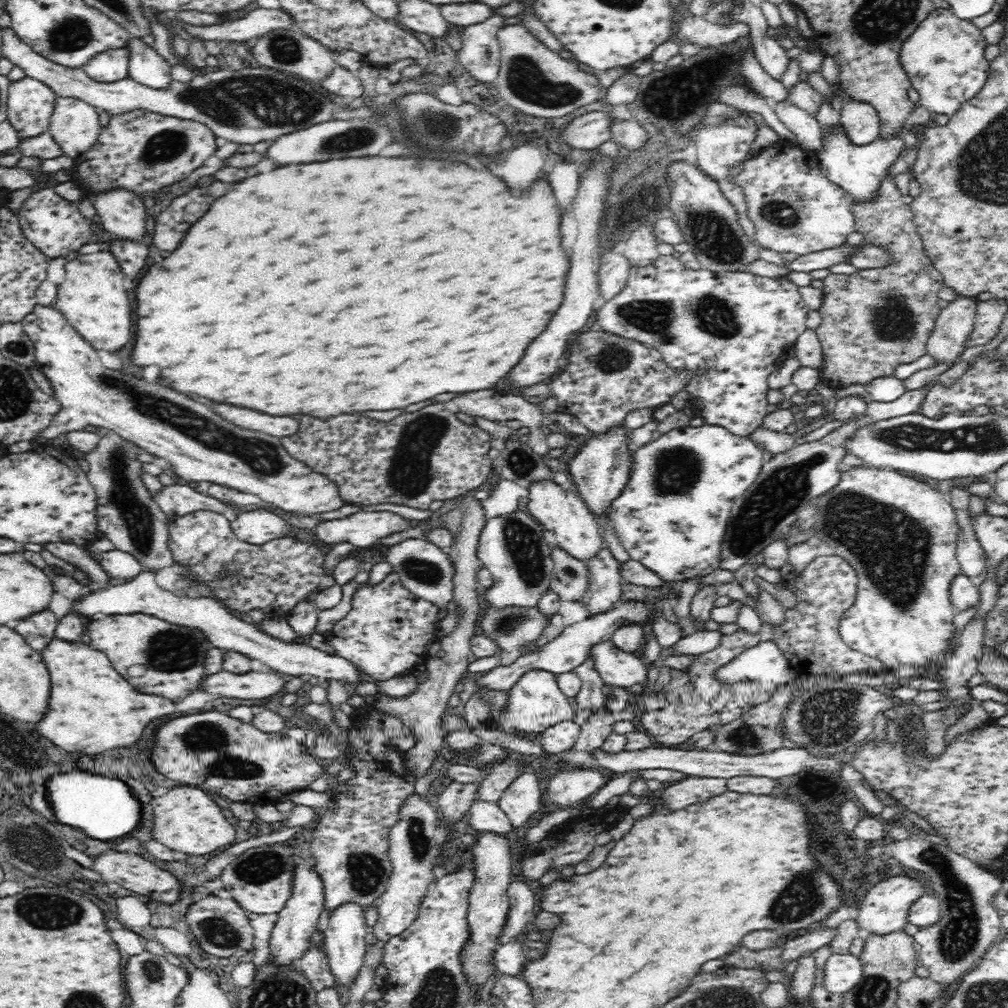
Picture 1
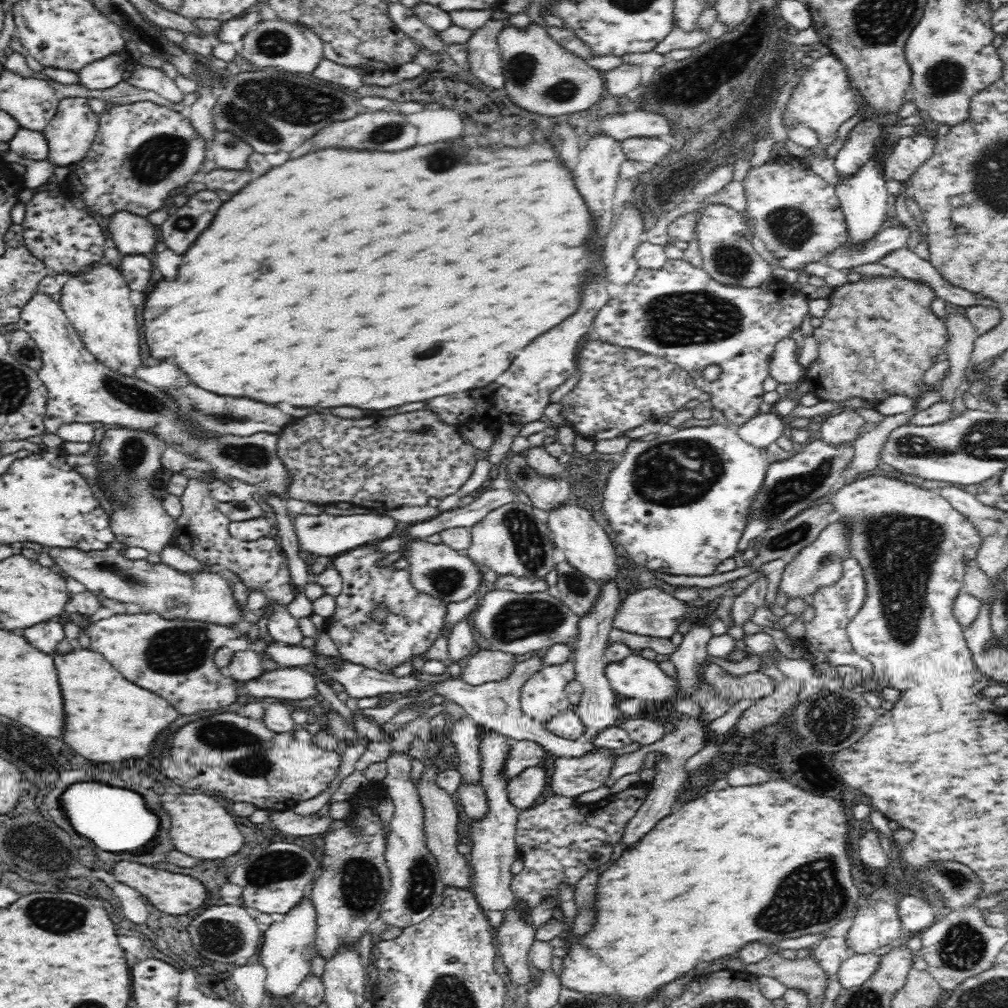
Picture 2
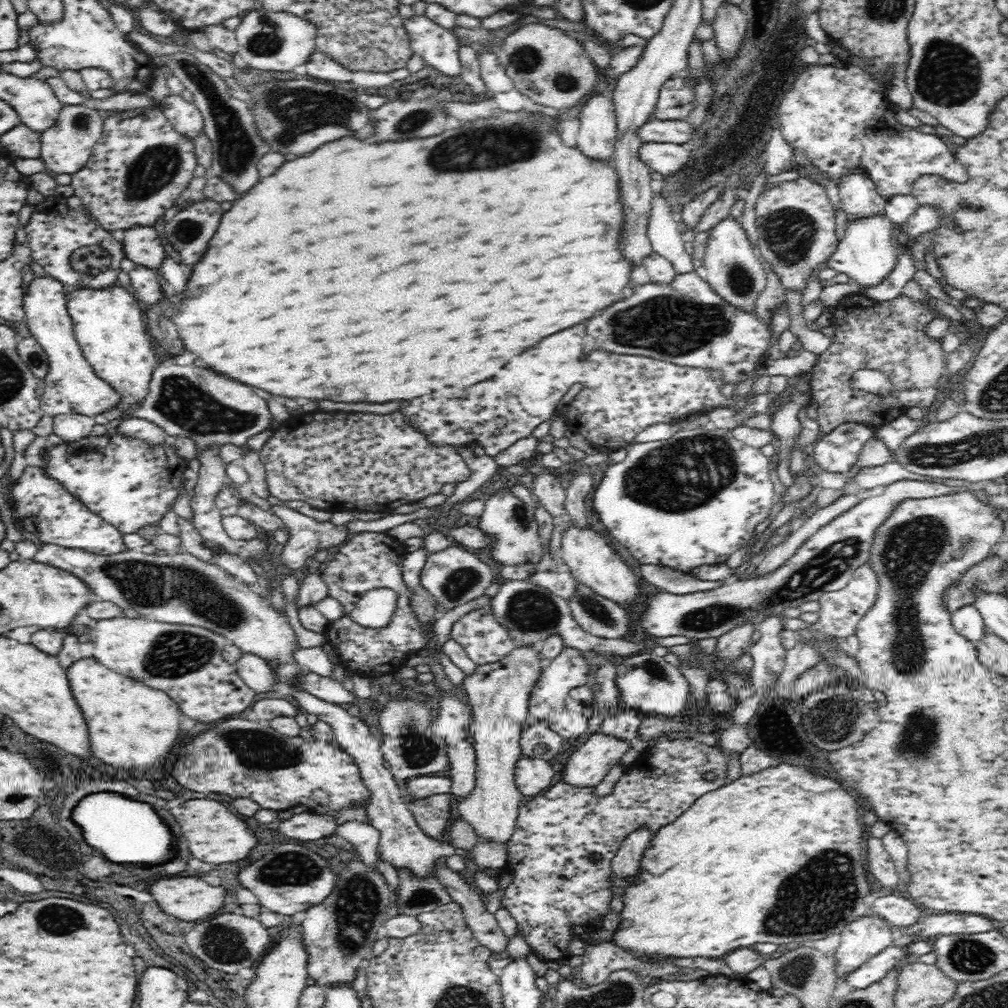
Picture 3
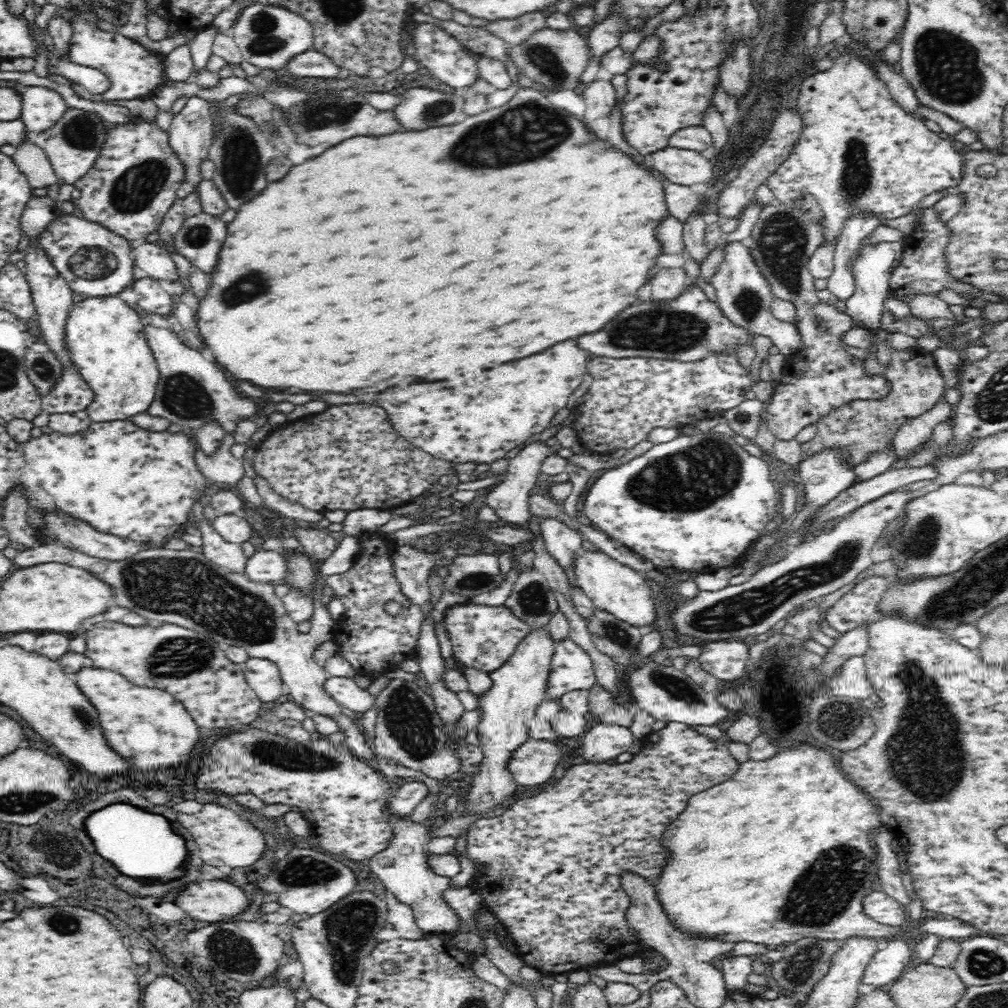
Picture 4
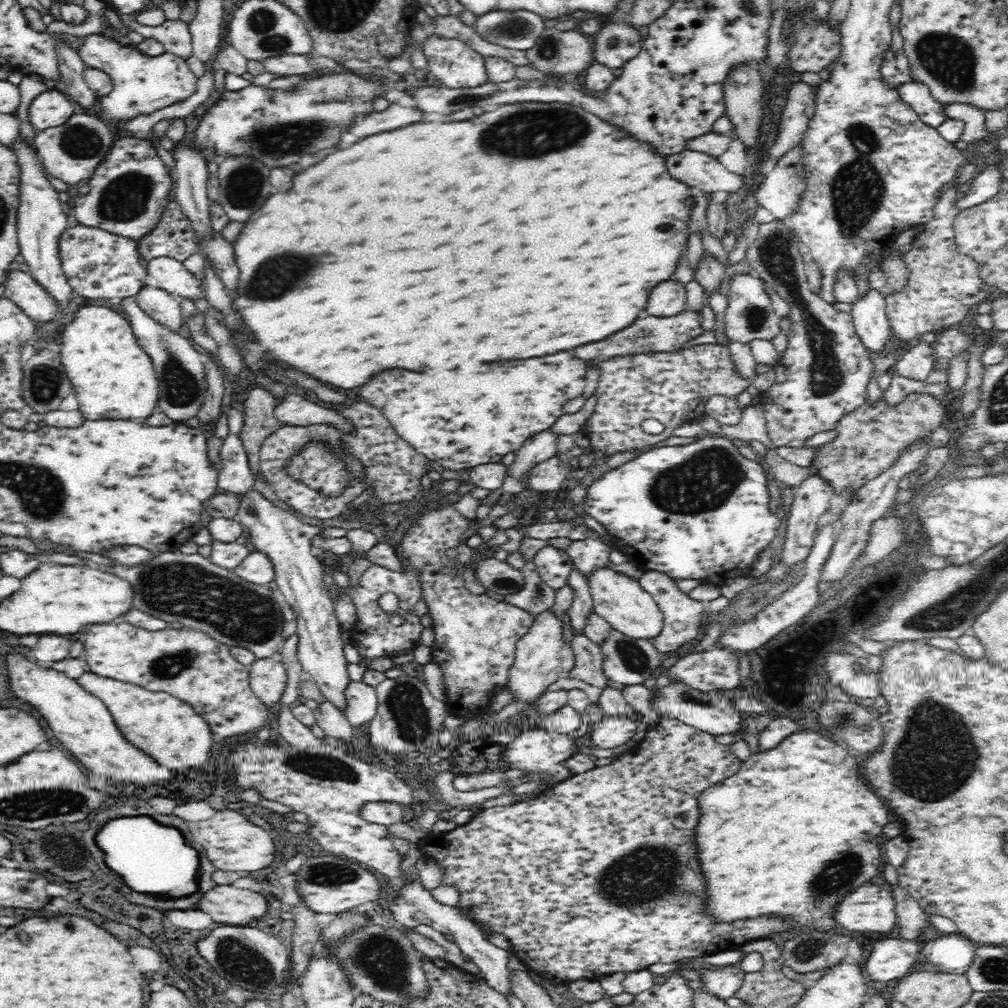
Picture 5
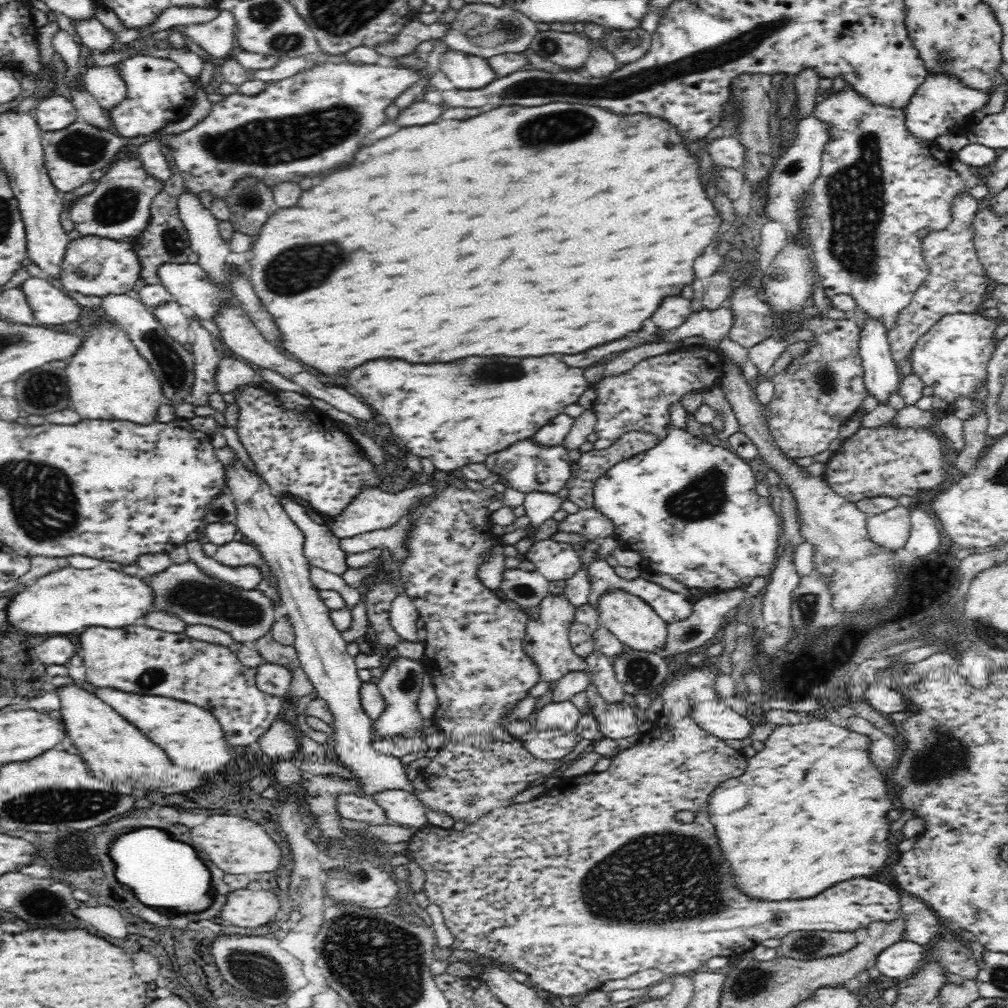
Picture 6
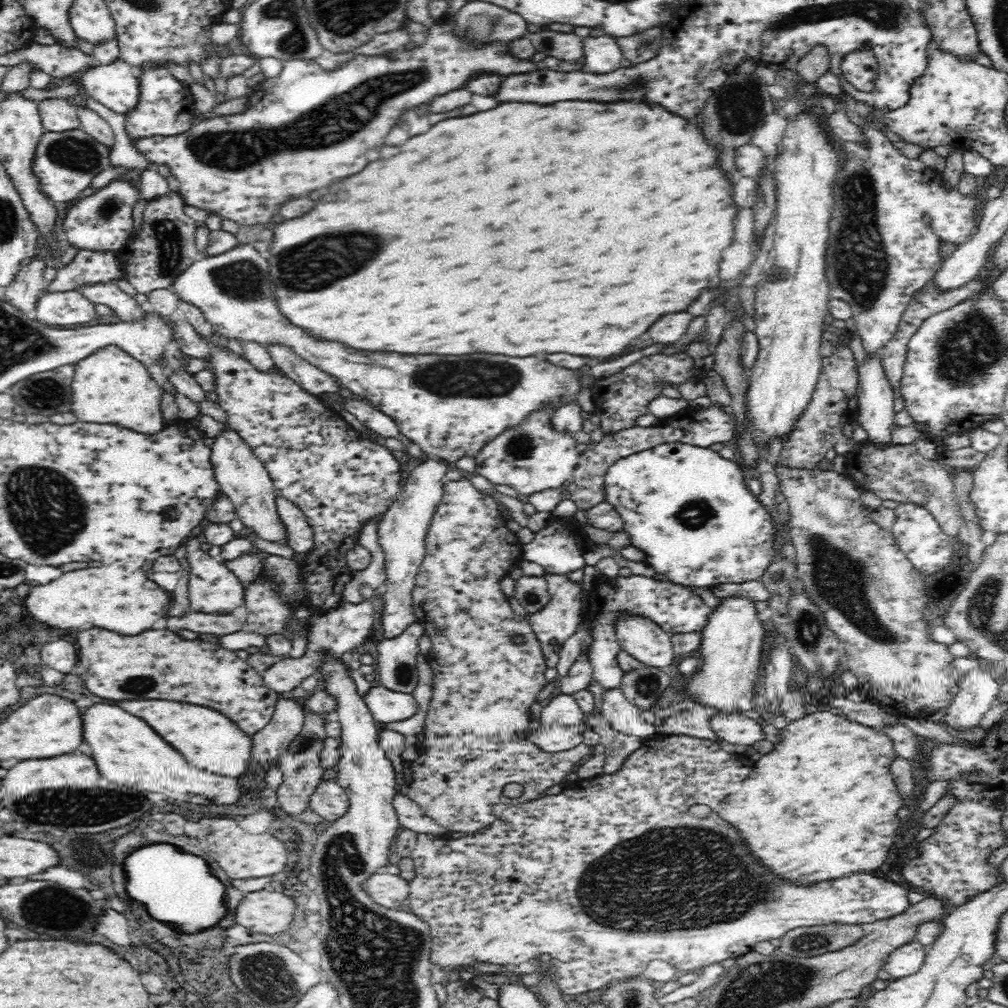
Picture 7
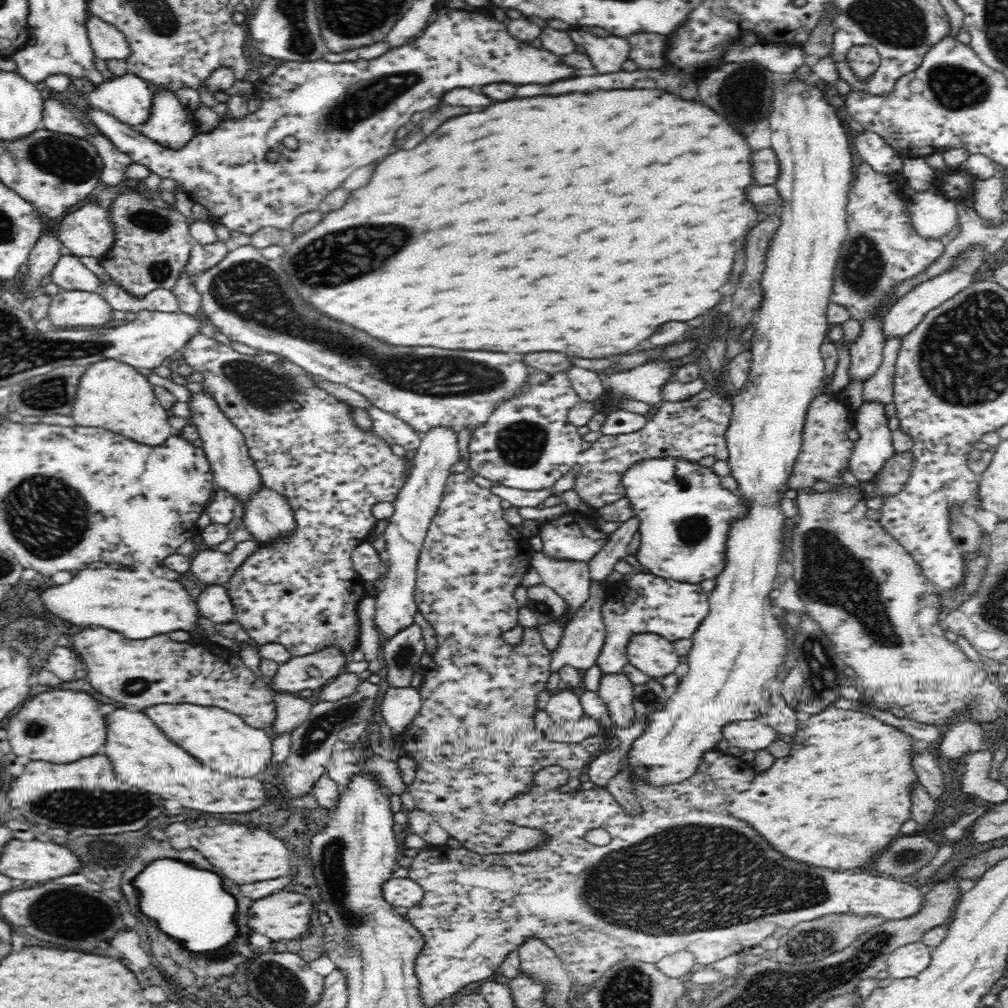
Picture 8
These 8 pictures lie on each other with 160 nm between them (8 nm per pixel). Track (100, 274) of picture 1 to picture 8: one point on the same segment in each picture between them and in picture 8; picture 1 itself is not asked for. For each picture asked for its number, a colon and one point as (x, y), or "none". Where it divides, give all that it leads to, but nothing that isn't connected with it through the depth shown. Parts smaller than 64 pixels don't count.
2: (97, 303)
3: (107, 322)
4: (105, 337)
5: (115, 378)
6: (108, 379)
7: (109, 387)
8: (111, 394)

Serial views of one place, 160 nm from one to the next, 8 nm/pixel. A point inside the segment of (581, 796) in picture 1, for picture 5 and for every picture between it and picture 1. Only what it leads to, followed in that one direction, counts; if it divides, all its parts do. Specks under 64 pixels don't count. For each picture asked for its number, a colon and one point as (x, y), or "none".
2: (572, 777)
3: (586, 766)
4: (602, 743)
5: (613, 731)

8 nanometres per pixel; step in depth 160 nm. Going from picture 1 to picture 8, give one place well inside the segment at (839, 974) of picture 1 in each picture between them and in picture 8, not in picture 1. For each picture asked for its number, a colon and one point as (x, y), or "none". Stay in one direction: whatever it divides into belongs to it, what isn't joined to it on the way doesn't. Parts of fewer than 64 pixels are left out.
2: (857, 968)
3: (875, 968)
4: (888, 963)
5: (892, 958)
6: (899, 960)
7: (906, 959)
8: (908, 961)

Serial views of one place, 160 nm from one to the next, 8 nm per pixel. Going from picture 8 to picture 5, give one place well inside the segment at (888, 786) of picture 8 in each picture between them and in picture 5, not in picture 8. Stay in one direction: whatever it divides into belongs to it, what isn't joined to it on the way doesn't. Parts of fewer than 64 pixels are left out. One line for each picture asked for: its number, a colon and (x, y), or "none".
5: (792, 833)
6: (810, 811)
7: (821, 805)

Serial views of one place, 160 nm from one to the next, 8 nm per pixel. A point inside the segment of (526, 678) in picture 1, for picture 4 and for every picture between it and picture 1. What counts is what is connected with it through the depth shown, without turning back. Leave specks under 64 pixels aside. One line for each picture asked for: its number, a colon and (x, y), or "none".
2: (543, 696)
3: (569, 669)
4: (571, 668)

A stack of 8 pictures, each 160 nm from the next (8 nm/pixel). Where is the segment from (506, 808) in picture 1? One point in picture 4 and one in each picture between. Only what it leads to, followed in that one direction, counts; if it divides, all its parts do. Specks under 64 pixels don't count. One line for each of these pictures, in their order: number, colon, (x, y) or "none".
2: (524, 792)
3: (532, 776)
4: (533, 764)

